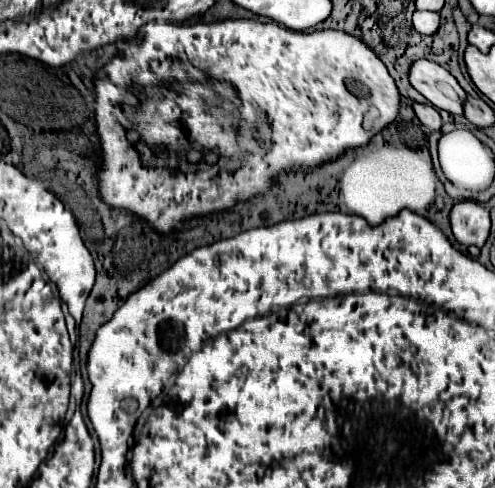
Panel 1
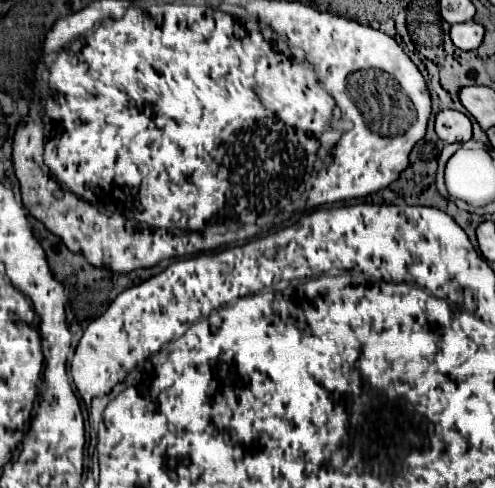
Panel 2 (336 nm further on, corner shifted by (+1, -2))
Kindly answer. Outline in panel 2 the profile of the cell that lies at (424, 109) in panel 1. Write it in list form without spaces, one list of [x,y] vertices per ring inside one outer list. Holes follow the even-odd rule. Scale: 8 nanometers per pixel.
[[[442,110],[436,114],[436,134],[444,142],[468,142],[472,138],[470,118],[458,110]]]

